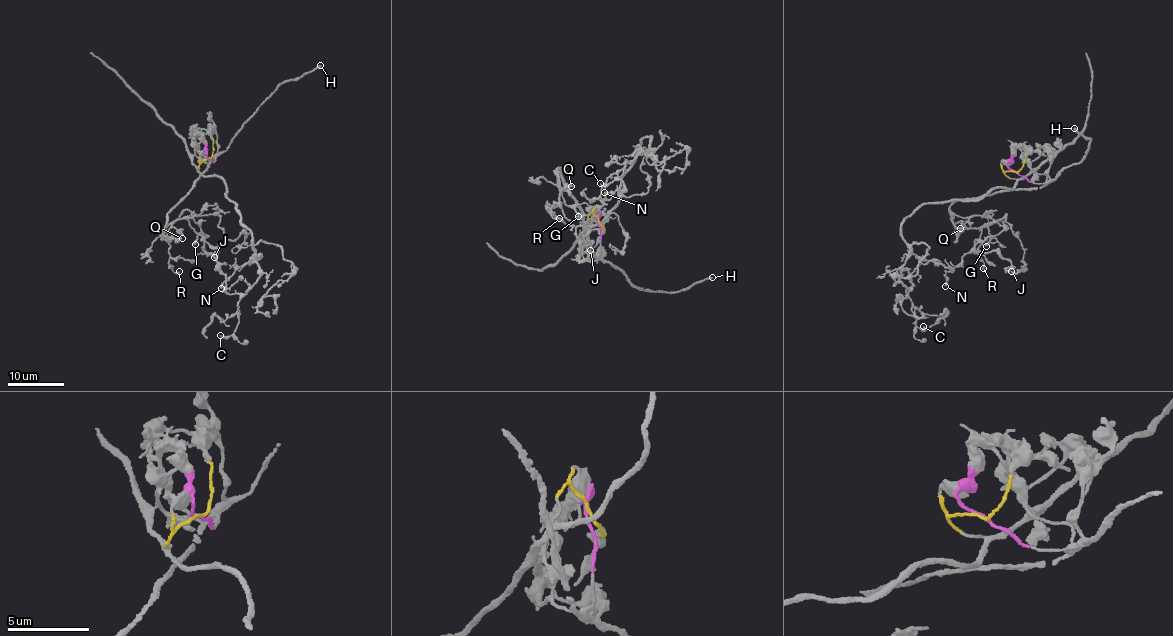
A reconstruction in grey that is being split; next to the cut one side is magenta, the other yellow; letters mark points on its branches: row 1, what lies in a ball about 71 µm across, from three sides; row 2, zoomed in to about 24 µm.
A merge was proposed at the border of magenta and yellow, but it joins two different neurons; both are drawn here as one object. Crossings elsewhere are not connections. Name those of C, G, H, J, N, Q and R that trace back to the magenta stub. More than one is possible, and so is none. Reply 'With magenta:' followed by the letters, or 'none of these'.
With magenta: G, H, J, Q, R

